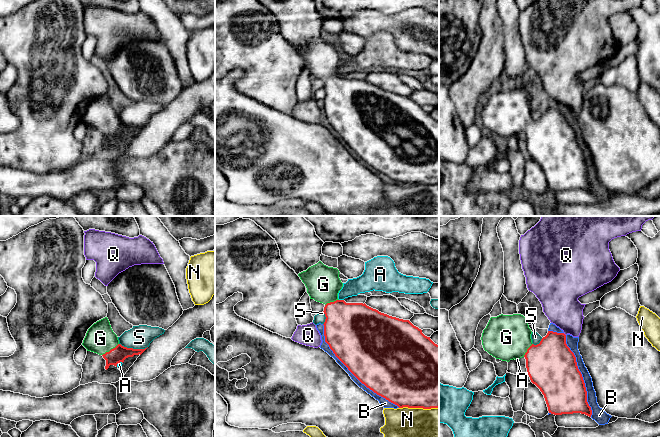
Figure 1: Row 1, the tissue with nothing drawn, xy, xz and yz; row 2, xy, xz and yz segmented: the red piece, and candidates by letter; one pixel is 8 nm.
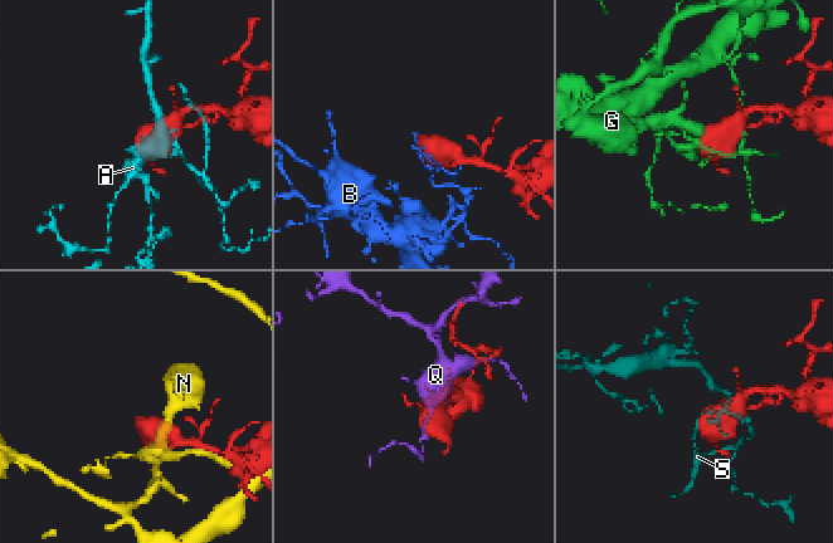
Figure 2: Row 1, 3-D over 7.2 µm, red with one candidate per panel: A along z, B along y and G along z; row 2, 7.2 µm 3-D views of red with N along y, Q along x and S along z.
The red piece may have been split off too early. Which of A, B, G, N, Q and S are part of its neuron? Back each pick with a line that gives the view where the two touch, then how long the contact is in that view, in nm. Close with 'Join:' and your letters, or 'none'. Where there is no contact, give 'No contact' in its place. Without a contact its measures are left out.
G: Touches red in xy. Shared border 170 nm
Join: G

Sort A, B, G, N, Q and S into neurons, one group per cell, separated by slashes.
A / B / G / N / Q / S

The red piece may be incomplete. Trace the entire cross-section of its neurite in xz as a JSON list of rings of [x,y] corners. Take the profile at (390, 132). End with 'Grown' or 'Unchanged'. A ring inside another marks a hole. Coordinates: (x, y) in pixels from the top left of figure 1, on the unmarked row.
[[[321,37],[298,50],[307,64],[310,75],[323,79],[325,118],[335,132],[367,164],[399,184],[439,184],[439,121],[409,96],[403,96],[381,89],[365,79],[346,79],[338,75],[343,63],[337,44],[328,43]]]. Grown

